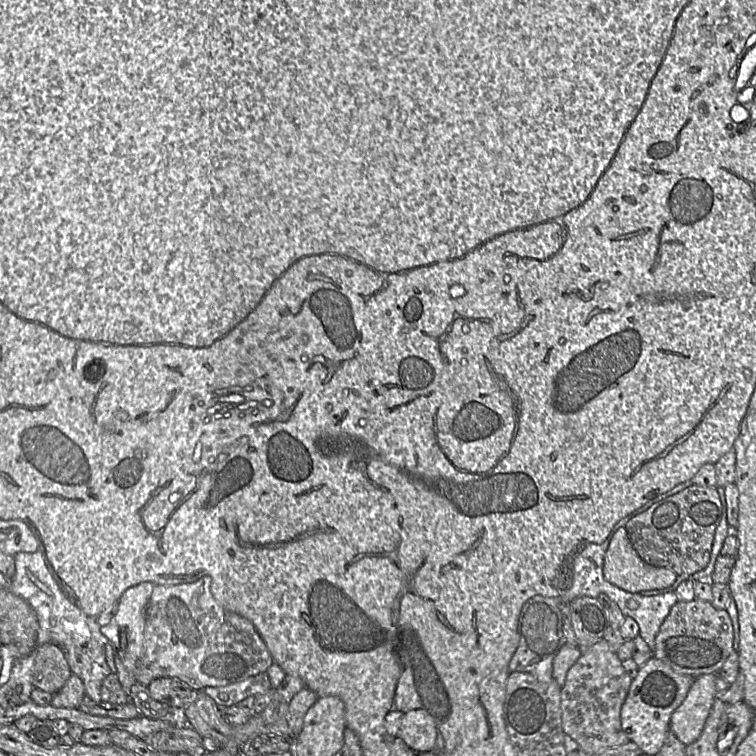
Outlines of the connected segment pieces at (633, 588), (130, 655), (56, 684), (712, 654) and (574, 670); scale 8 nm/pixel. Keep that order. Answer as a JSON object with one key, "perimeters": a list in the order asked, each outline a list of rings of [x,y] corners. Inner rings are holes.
{"perimeters":[[[[625,527],[612,536],[604,556],[603,575],[611,584],[631,593],[670,587],[678,576],[669,568],[646,563],[634,549]]],[[[141,582],[128,588],[118,601],[115,616],[109,624],[101,627],[101,633],[107,637],[115,650],[116,674],[123,689],[130,695],[130,690],[137,682],[137,669],[143,654],[146,608],[154,589],[151,582]]],[[[56,643],[38,647],[33,666],[35,688],[55,694],[72,675],[64,650]]],[[[695,598],[678,601],[671,608],[655,637],[652,657],[663,661],[679,674],[697,678],[717,673],[734,651],[733,643],[733,625],[726,609],[717,609],[711,602]]],[[[604,638],[583,649],[582,655],[568,670],[561,689],[562,728],[565,734],[591,755],[629,742],[621,727],[620,711],[631,682],[632,678],[623,668],[622,661]]]]}

